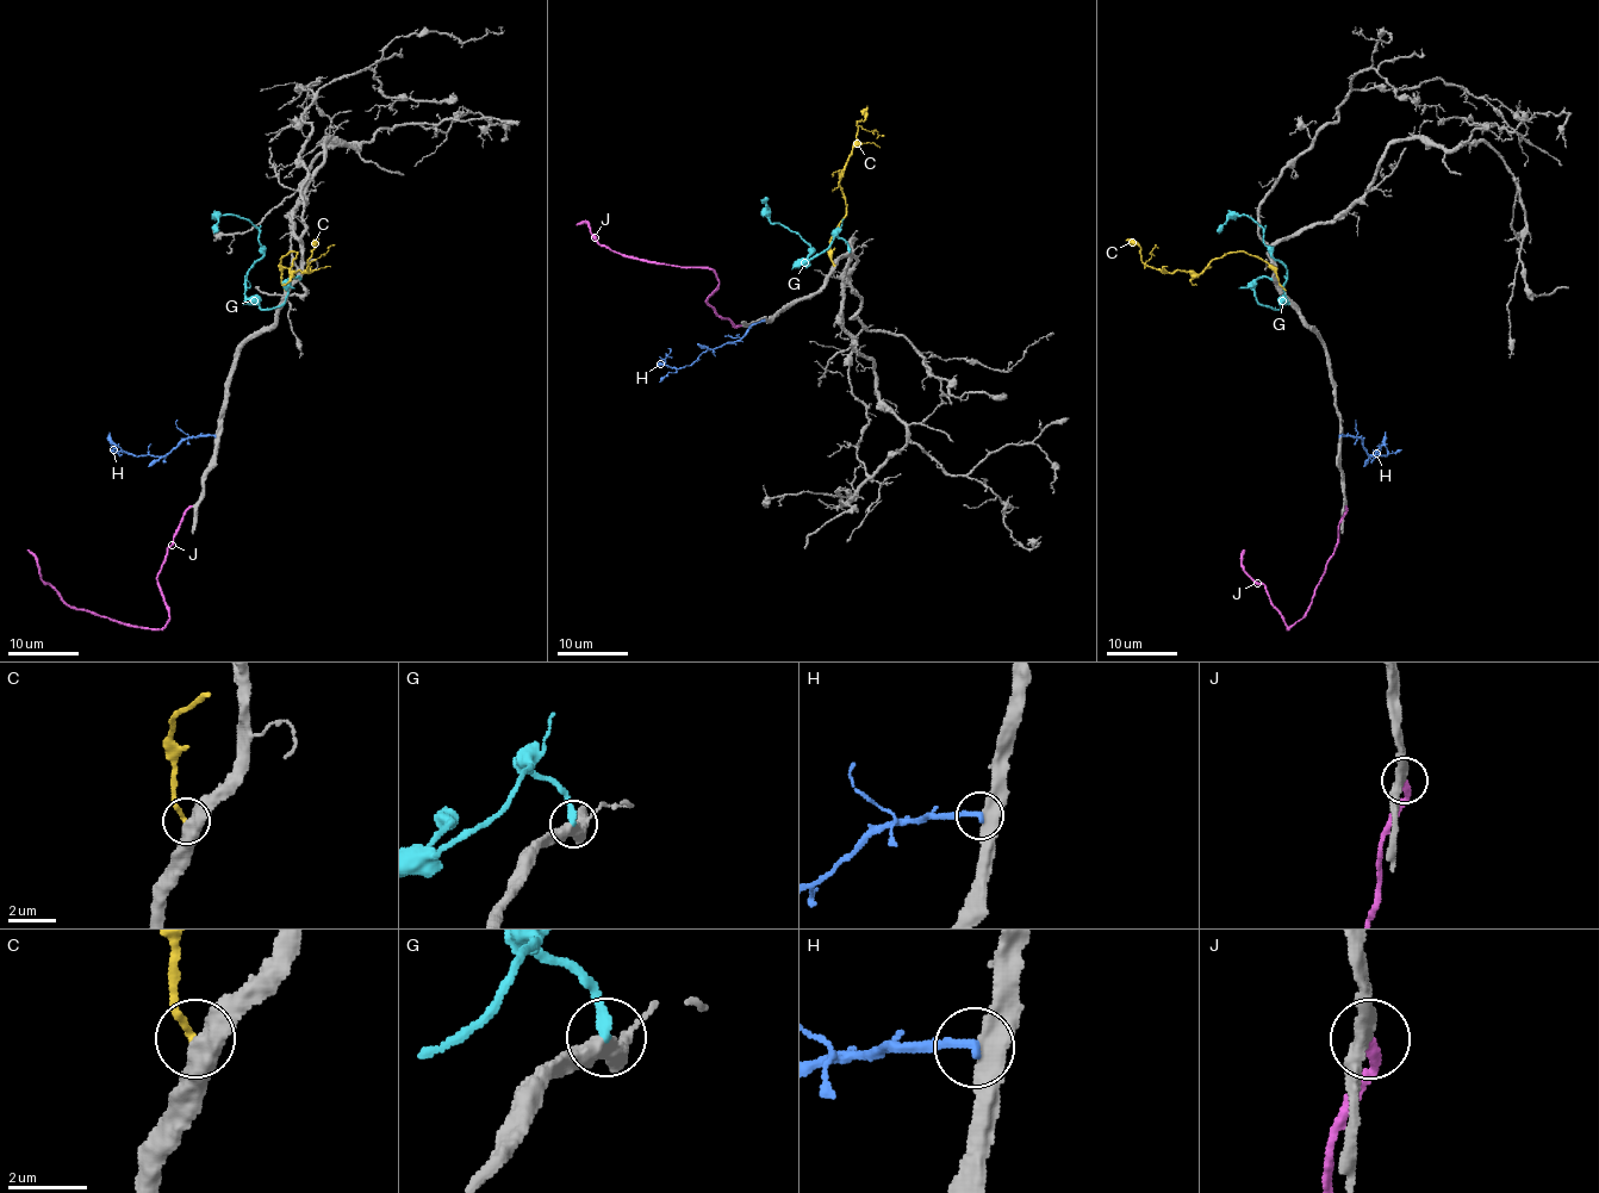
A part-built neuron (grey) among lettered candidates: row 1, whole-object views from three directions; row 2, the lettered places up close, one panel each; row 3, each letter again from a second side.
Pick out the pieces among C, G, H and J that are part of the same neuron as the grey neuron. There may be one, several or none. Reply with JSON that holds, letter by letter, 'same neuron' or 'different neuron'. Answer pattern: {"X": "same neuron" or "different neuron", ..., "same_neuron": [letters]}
{"C": "different neuron", "G": "different neuron", "H": "different neuron", "J": "same neuron", "same_neuron": ["J"]}

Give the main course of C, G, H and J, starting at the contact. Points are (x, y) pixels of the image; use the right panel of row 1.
C: (1283, 289), (1268, 263), (1244, 252), (1225, 253), (1199, 274), (1163, 272), (1148, 267), (1140, 248), (1126, 238)
G: (1271, 279), (1255, 281), (1255, 299), (1279, 310), (1287, 268), (1251, 217), (1232, 216), (1218, 234)
H: (1339, 435), (1360, 436), (1370, 457), (1386, 457), (1388, 453), (1385, 446), (1368, 457)
J: (1345, 505), (1338, 526), (1338, 545), (1306, 614), (1287, 629), (1265, 586), (1246, 573), (1240, 559), (1244, 550)

